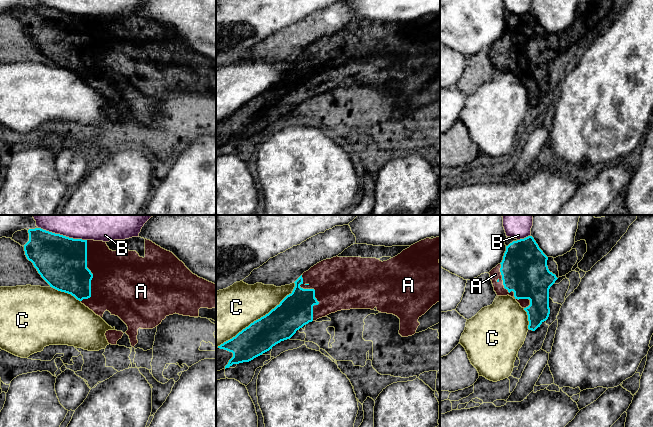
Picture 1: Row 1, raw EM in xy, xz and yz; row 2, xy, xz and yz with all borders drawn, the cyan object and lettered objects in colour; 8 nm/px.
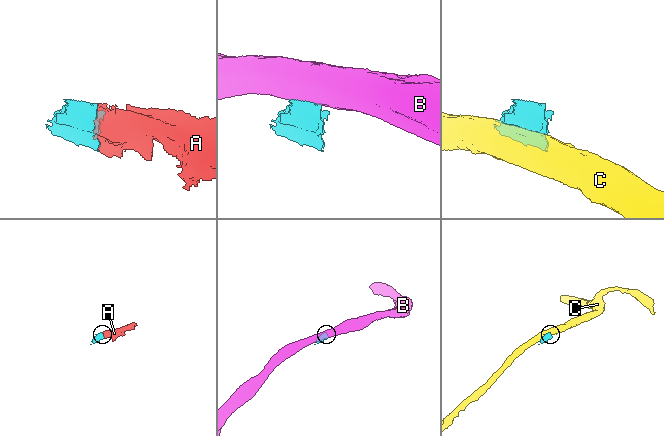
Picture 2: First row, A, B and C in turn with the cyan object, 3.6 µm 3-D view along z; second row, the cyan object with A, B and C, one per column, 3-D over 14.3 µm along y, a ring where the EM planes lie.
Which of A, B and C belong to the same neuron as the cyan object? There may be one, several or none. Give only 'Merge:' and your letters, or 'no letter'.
Merge: A

